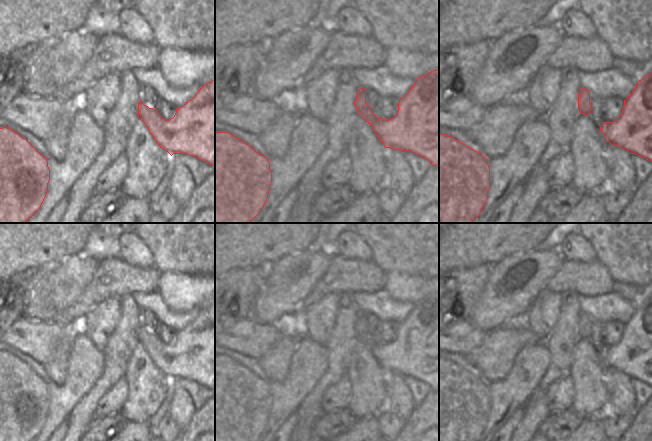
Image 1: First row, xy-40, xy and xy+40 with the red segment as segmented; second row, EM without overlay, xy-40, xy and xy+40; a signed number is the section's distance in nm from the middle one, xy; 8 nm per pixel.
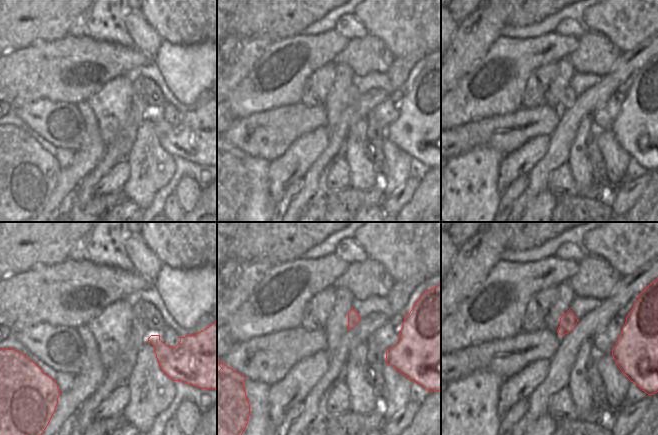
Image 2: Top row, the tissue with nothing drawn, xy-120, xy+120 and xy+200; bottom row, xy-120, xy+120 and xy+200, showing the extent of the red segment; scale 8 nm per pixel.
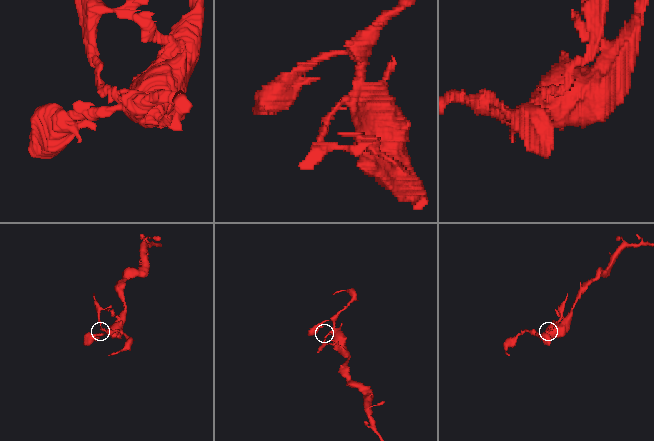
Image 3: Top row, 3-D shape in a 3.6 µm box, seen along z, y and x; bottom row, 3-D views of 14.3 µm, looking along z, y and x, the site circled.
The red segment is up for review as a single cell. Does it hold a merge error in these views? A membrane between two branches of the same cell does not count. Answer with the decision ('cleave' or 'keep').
cleave

